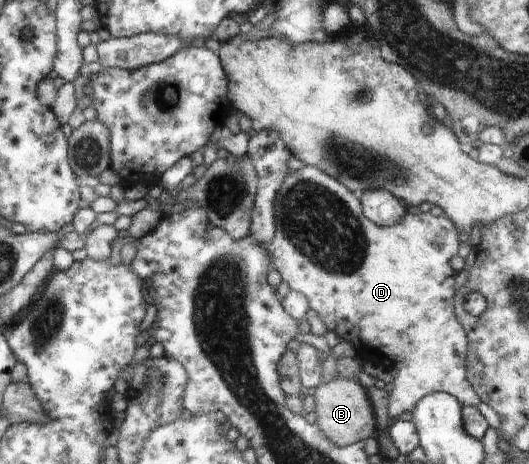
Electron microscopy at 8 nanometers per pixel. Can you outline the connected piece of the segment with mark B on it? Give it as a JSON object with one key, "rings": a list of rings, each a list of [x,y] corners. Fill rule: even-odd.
{"rings":[[[344,377],[332,378],[327,384],[319,384],[314,392],[315,424],[325,436],[337,446],[351,446],[353,443],[365,441],[370,436],[378,436],[379,426],[375,420],[372,404],[367,389],[359,382],[345,380]]]}

